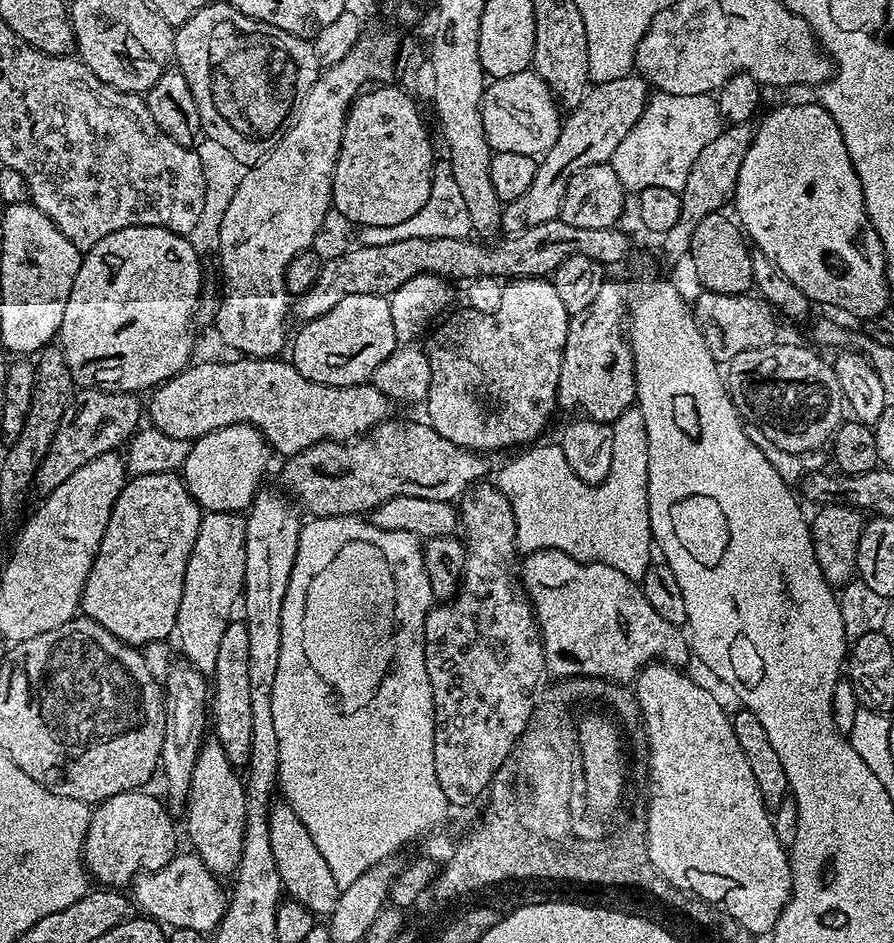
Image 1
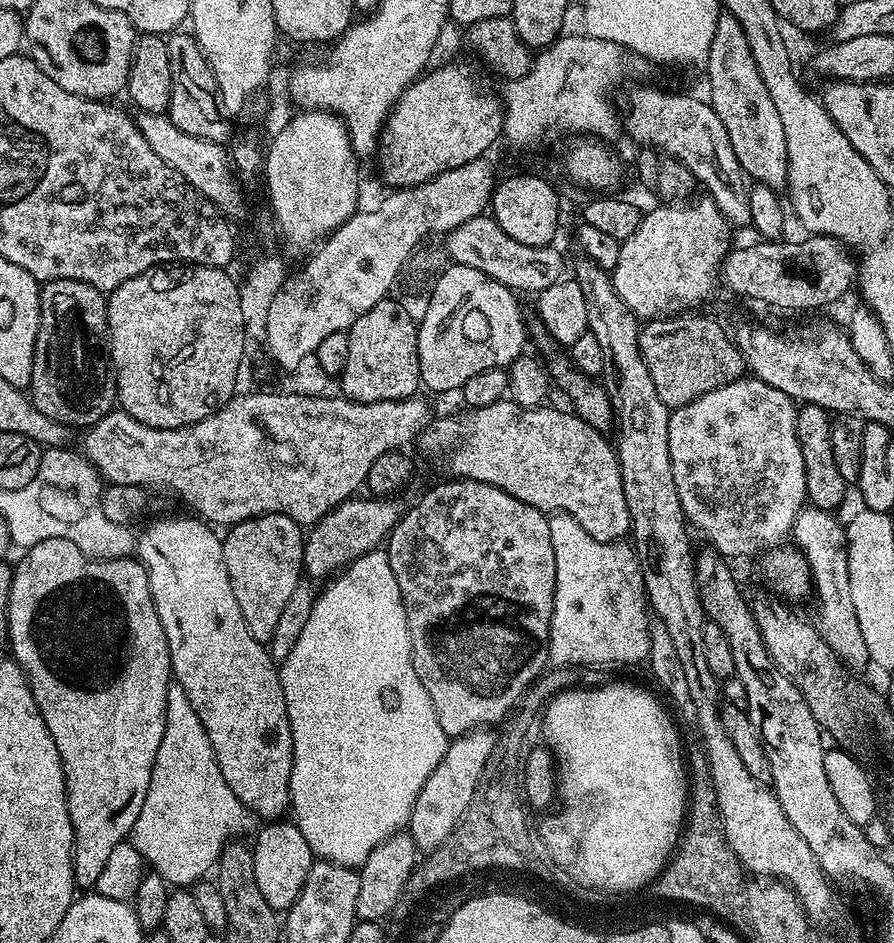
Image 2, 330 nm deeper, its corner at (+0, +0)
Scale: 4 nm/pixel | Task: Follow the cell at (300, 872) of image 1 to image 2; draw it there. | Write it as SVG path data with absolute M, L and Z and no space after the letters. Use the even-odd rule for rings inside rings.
M168 516L165 520L154 521L144 533L139 533L135 555L148 575L154 610L166 634L175 683L186 690L194 714L198 714L202 726L206 726L226 786L230 786L230 790L234 790L257 817L276 822L283 817L280 816L283 812L285 815L289 811L292 802L290 770L294 762L290 718L286 714L278 664L267 647L252 637L246 618L242 618L238 598L234 598L234 586L230 586L230 574L226 574L224 541L219 535L216 537L217 529L199 518L188 516Z

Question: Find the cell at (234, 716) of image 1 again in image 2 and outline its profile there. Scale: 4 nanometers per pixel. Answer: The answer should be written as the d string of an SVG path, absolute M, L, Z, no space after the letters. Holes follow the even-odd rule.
M266 514L265 516L255 516L249 520L243 520L231 525L227 529L228 536L223 537L224 557L226 558L226 574L230 574L230 586L234 586L234 598L238 598L238 606L242 609L242 618L246 618L246 626L250 626L250 634L255 640L267 642L274 634L274 626L278 626L278 617L282 615L282 610L286 610L286 602L290 602L290 594L294 594L296 588L301 587L302 573L304 572L304 541L306 532L301 525L294 522L294 518L286 518L286 514Z

